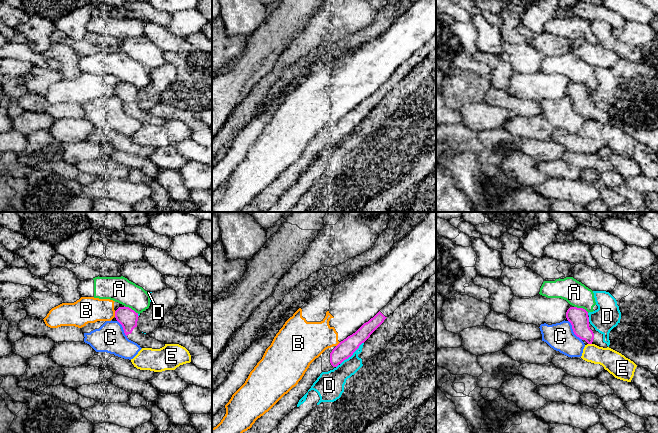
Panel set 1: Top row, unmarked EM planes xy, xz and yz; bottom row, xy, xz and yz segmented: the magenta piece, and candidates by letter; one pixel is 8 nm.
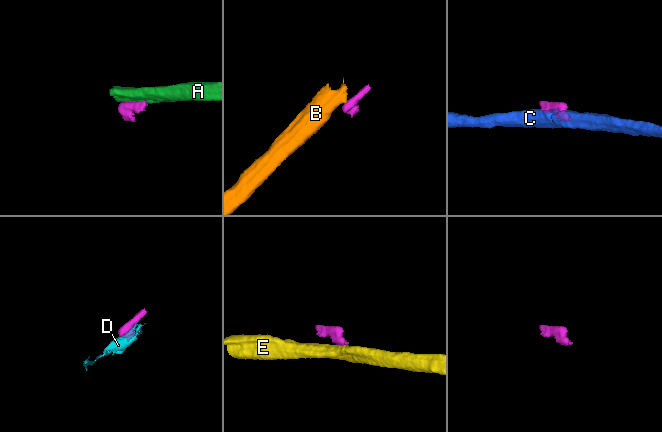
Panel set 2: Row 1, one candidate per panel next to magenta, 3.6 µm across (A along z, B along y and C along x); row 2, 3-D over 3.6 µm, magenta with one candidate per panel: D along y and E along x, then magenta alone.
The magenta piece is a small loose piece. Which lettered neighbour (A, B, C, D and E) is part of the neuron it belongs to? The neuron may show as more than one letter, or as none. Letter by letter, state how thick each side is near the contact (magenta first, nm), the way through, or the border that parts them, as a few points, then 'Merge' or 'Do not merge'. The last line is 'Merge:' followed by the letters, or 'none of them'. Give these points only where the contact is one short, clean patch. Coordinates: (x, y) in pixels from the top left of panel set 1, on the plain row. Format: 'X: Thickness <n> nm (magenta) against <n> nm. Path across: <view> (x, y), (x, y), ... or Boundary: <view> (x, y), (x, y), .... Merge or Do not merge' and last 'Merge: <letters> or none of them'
A: Thickness 150 nm (magenta) against 200 nm. Boundary: xy (124, 81), (138, 89). Do not merge
B: Thickness 150 nm (magenta) against 220 nm. Do not merge
C: Thickness 160 nm (magenta) against 220 nm. Do not merge
D: Thickness 140 nm (magenta) against 170 nm. Boundary: xz (363, 118), (340, 140). Do not merge
E: Thickness 160 nm (magenta) against 180 nm. Boundary: yz (588, 119), (591, 120). Do not merge
Merge: none of them

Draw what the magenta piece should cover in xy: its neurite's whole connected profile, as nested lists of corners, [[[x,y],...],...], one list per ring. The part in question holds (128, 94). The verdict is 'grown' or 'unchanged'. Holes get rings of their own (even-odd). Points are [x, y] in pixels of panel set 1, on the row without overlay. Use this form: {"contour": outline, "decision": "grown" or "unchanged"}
{"contour": [[[119,83],[115,87],[116,96],[122,101],[125,111],[129,116],[137,119],[141,124],[160,125],[165,122],[148,110],[142,109],[137,103],[138,89],[129,83]]], "decision": "grown"}

